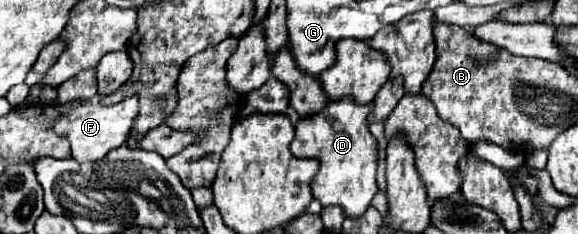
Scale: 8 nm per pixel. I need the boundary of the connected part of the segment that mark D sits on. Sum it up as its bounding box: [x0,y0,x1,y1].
[290,97,378,217]

